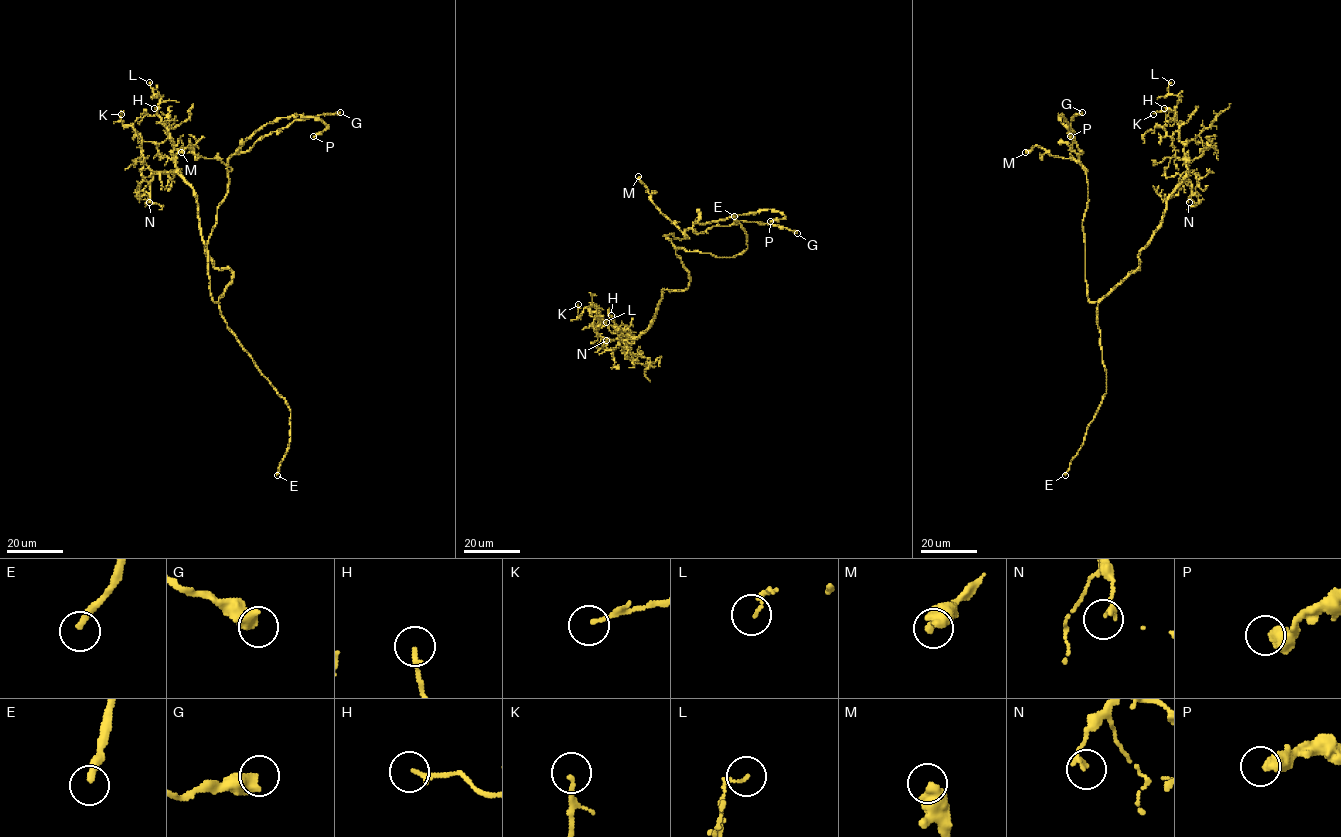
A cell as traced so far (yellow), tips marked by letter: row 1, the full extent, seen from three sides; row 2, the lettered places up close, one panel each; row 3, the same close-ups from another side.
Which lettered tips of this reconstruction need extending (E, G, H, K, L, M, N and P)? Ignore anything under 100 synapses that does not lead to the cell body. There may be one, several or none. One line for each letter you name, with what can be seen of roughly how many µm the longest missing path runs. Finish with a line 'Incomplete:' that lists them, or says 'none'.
E: Missing length about 9 µm
Incomplete: E

